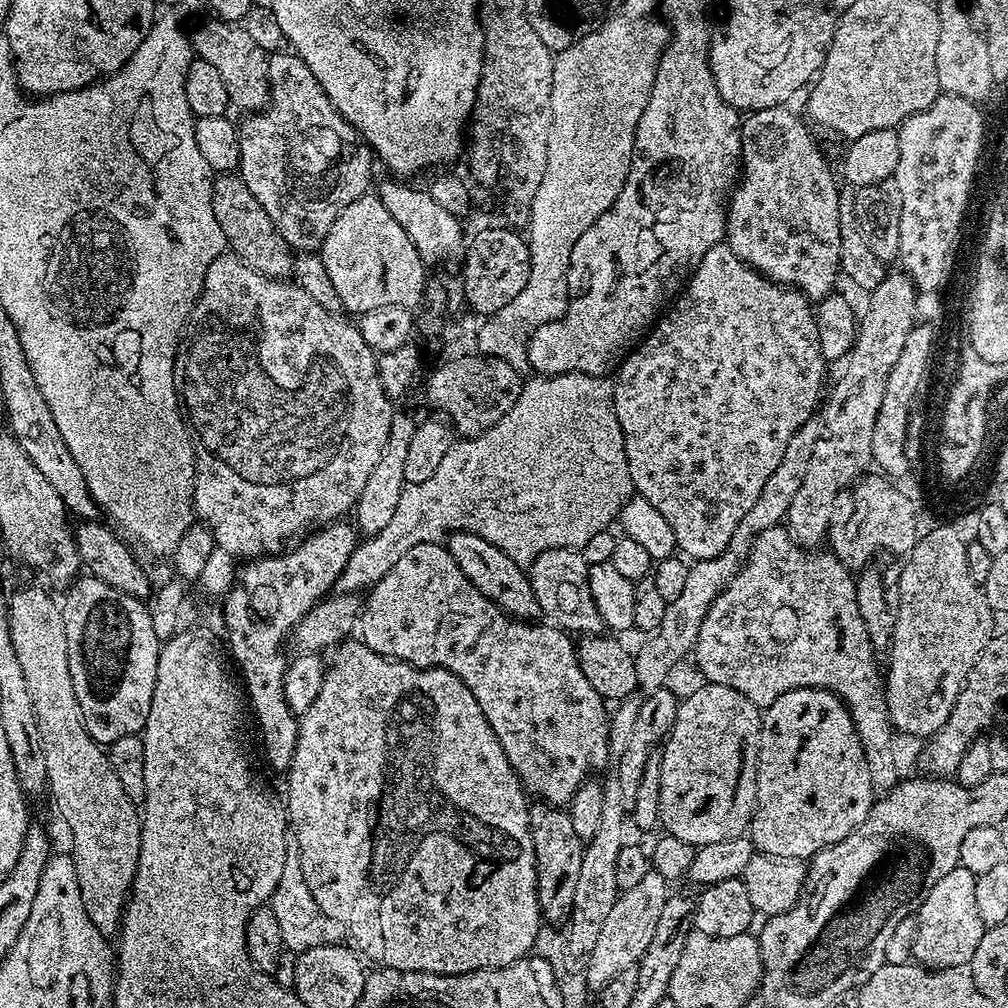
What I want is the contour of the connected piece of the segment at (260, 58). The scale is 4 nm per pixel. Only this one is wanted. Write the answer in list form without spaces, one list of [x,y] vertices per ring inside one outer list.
[[[211,19],[190,36],[191,47],[199,59],[210,62],[210,66],[218,70],[218,75],[226,85],[229,105],[233,109],[245,108],[248,114],[255,113],[268,98],[268,56],[239,23]]]

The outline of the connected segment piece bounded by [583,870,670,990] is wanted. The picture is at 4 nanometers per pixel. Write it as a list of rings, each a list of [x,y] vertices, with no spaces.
[[[654,871],[647,872],[634,886],[623,889],[617,895],[614,907],[606,923],[602,925],[599,937],[586,957],[586,982],[589,989],[599,990],[606,986],[622,970],[640,963],[642,954],[646,954],[646,946],[650,946],[650,938],[654,938],[654,930],[658,927],[658,917],[662,914],[662,906],[666,906],[670,895],[669,881],[662,878],[662,874]]]

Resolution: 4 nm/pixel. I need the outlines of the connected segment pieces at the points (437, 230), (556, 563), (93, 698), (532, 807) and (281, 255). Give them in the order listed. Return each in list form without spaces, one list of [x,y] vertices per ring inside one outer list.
[[[387,178],[380,185],[375,185],[374,194],[390,210],[394,222],[406,230],[410,242],[414,242],[414,250],[424,259],[425,265],[448,264],[451,260],[459,261],[466,247],[466,232],[460,229],[462,220],[438,206],[423,187],[415,188],[412,182],[405,182],[400,178]]]
[[[556,548],[538,554],[526,568],[541,613],[551,623],[572,634],[600,634],[605,631],[598,606],[594,606],[594,598],[590,594],[589,567],[577,549]]]
[[[91,574],[73,579],[66,591],[68,593],[64,596],[64,604],[62,600],[60,616],[64,619],[70,678],[74,682],[74,694],[78,698],[80,713],[90,738],[94,738],[101,746],[107,746],[118,738],[143,733],[156,685],[156,666],[161,646],[161,641],[156,639],[154,627],[151,626],[151,614],[145,601],[141,597],[116,590],[114,586]]]
[[[543,802],[528,805],[528,825],[530,838],[534,842],[536,859],[536,893],[540,915],[549,925],[556,926],[567,921],[574,906],[574,889],[578,883],[578,874],[582,867],[582,854],[585,841],[574,834],[567,811],[563,807]]]
[[[220,174],[213,179],[212,205],[214,206],[214,218],[218,218],[218,226],[222,226],[222,234],[227,247],[235,255],[239,256],[241,260],[245,260],[254,270],[258,270],[267,276],[273,278],[288,278],[292,276],[293,253],[282,238],[282,234],[278,234],[274,222],[270,222],[270,214],[266,214],[266,210],[262,210],[262,202],[258,202],[258,198],[254,198],[254,194],[250,194],[250,190],[246,190],[246,182],[242,182],[239,175]]]

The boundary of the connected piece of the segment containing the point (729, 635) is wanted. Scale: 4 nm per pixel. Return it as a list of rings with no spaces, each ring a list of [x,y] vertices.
[[[784,526],[762,530],[754,538],[750,554],[744,559],[743,564],[740,565],[740,571],[736,572],[731,582],[720,591],[718,598],[714,598],[710,610],[706,610],[706,618],[702,618],[702,630],[698,630],[698,638],[696,639],[694,649],[695,656],[696,664],[700,667],[700,672],[704,675],[703,679],[707,683],[717,684],[718,686],[730,686],[730,690],[738,690],[738,694],[746,694],[746,698],[750,698],[750,702],[754,702],[756,707],[761,710],[769,708],[775,700],[782,698],[782,694],[786,694],[790,690],[798,690],[799,688],[825,688],[834,692],[836,697],[850,710],[850,718],[854,722],[856,733],[864,747],[864,757],[866,758],[866,766],[870,770],[870,782],[872,783],[873,793],[883,794],[889,792],[895,784],[900,783],[902,773],[900,773],[900,764],[896,761],[897,733],[893,729],[890,710],[886,702],[882,668],[881,665],[880,668],[876,665],[878,653],[872,647],[870,634],[866,634],[866,622],[862,622],[862,614],[858,614],[858,598],[856,597],[856,582],[853,573],[832,551],[805,550],[793,540],[787,527]]]

